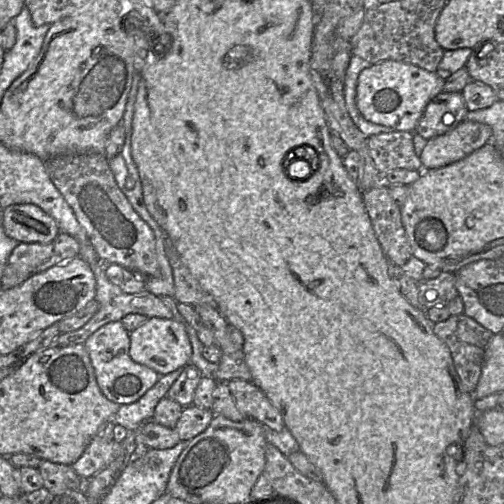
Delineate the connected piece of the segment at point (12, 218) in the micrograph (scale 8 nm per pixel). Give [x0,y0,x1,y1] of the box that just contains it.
[3,204,60,243]

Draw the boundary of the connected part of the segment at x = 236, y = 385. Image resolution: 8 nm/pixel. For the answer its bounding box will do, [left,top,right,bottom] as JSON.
[227,379,285,431]

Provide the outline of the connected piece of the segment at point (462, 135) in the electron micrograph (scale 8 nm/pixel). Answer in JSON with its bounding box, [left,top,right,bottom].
[420,120,492,170]

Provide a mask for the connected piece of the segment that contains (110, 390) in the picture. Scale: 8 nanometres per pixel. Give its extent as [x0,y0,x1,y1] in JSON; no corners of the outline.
[84,321,160,405]

